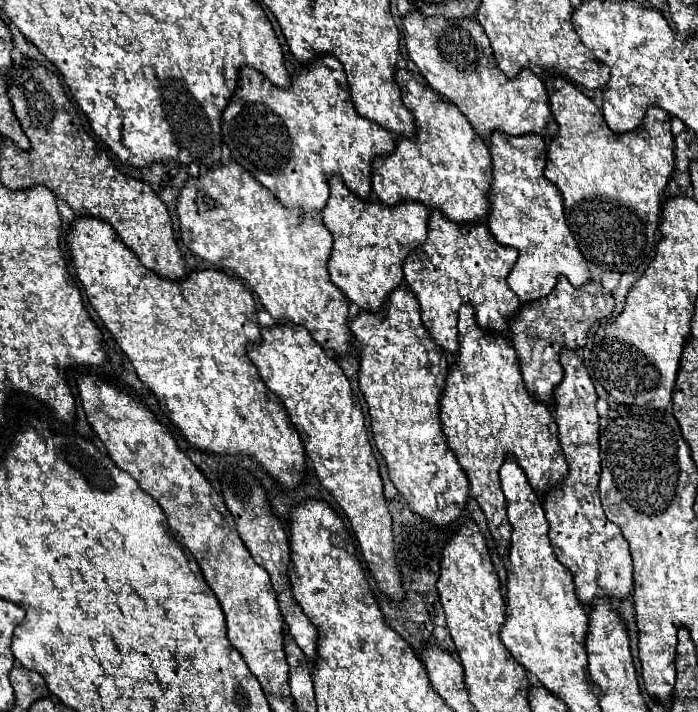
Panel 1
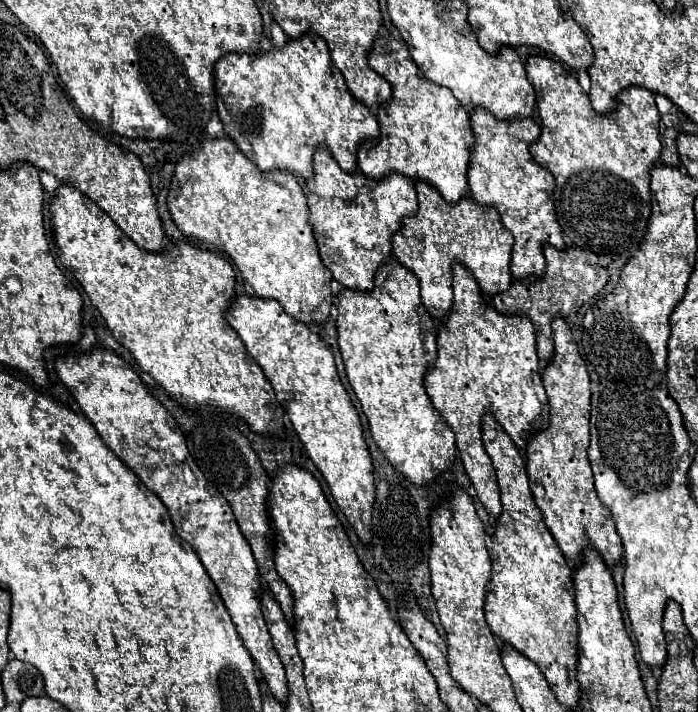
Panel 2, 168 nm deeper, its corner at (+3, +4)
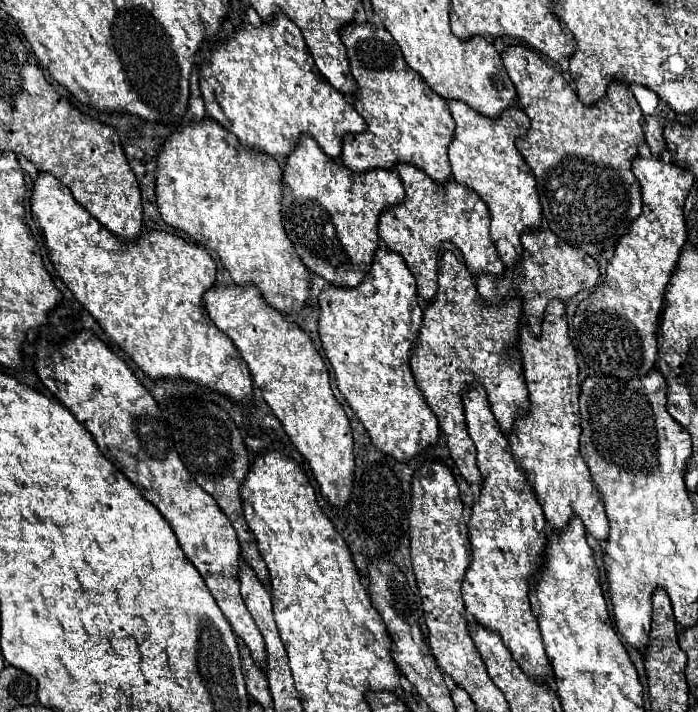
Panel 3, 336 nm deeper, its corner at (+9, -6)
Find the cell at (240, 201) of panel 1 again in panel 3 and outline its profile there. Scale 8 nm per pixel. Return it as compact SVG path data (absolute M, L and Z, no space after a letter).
M211 118L191 122L181 130L167 136L159 150L155 170L155 196L161 218L185 232L197 244L215 250L229 270L235 284L257 284L263 290L265 302L281 312L299 312L309 298L309 270L295 254L281 220L281 166L269 154L247 150L239 144L237 136L225 130Z

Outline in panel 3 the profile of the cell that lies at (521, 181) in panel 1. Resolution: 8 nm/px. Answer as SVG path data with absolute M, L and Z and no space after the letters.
M447 100L449 112L455 118L455 134L449 144L449 162L453 178L459 184L471 186L491 212L491 240L497 246L501 260L513 266L521 256L519 234L527 228L539 228L541 206L535 188L533 172L515 148L515 140L527 132L529 118L519 106L509 106L501 116L487 118L461 100Z

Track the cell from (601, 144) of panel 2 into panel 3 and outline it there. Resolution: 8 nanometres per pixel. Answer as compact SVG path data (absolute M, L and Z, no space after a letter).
M507 46L501 56L509 78L515 84L519 106L531 120L527 134L517 138L515 146L537 178L537 192L547 226L563 242L585 250L595 260L609 260L617 240L641 214L641 188L637 178L631 174L631 160L637 156L637 144L645 142L645 136L639 124L643 112L631 88L621 82L611 82L603 100L595 102L593 106L585 106L571 90L563 74L543 62L543 58L527 46Z

